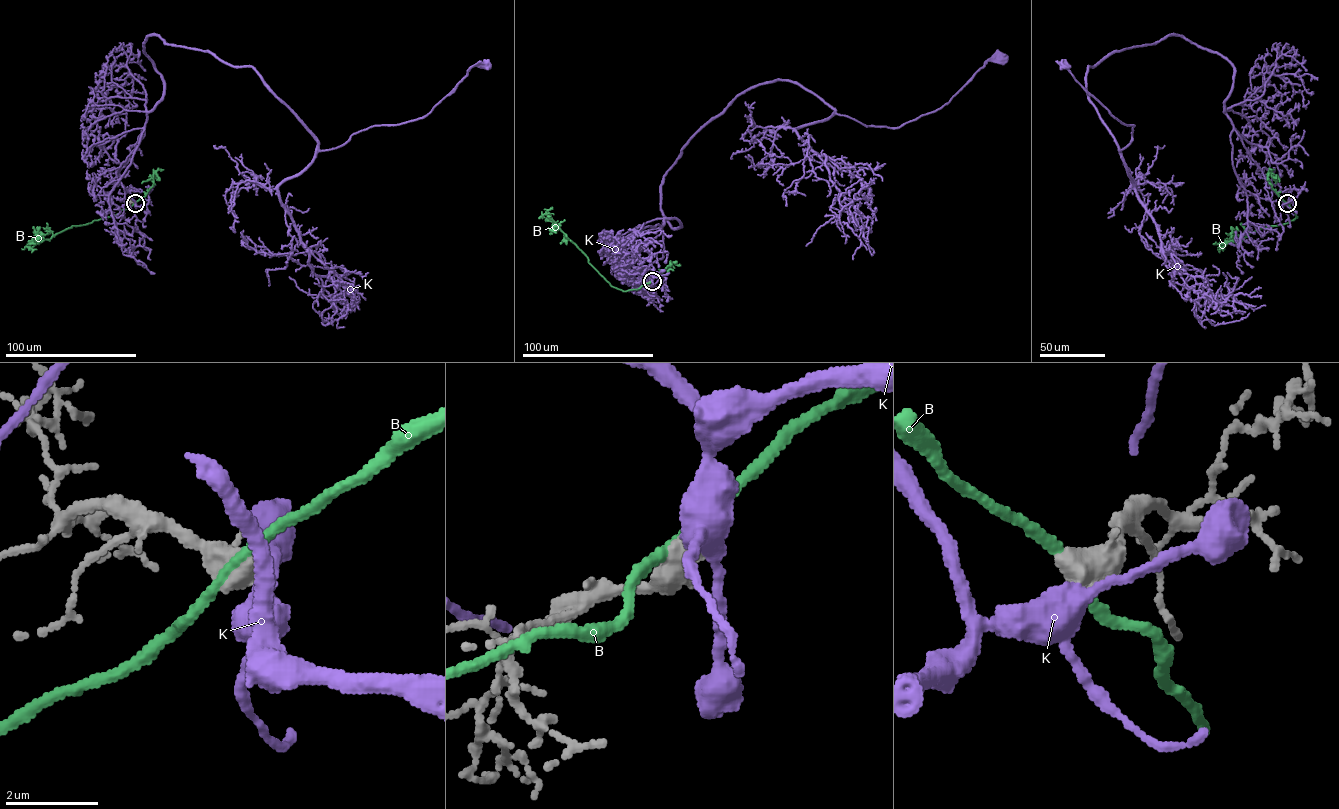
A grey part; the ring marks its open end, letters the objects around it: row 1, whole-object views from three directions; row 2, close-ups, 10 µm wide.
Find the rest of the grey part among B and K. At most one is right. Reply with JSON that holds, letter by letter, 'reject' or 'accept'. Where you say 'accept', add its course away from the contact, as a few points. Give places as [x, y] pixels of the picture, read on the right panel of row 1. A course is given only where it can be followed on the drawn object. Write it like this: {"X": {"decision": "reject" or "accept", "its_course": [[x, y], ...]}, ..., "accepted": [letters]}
{"B": {"decision": "reject"}, "K": {"decision": "reject"}, "accepted": []}

